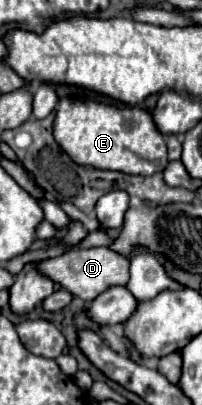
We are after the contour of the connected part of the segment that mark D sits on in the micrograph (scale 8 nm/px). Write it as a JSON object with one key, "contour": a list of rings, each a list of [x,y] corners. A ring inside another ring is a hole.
{"contour":[[[78,248],[64,252],[62,256],[44,260],[38,264],[42,274],[52,278],[54,282],[60,282],[62,288],[72,292],[74,296],[92,302],[100,292],[106,292],[112,286],[126,286],[128,282],[128,270],[130,270],[130,258],[120,256],[112,248]]]}

